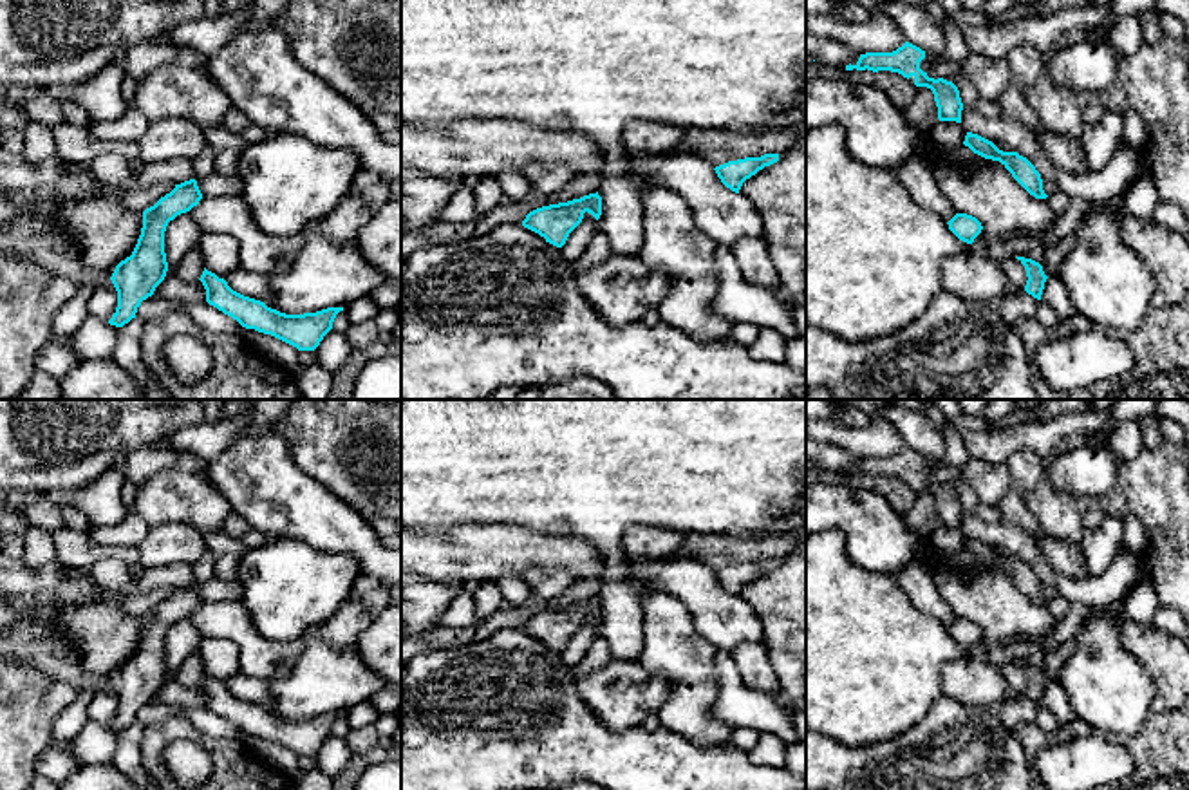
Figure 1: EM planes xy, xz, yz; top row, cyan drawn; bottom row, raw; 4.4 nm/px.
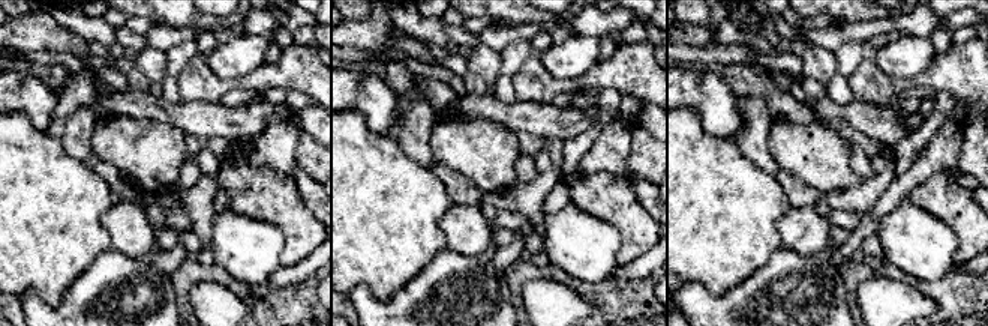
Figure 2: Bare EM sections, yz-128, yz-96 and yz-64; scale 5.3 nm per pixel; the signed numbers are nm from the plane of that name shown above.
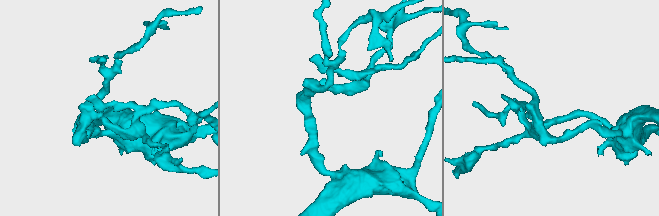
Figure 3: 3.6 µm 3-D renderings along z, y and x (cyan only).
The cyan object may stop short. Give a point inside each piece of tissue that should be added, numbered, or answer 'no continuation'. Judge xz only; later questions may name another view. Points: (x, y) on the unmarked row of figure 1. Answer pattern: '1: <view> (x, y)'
no continuation

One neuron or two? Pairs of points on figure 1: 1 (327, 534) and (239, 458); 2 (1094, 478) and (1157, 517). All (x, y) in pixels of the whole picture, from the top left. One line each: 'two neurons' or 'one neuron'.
1: one neuron
2: two neurons

